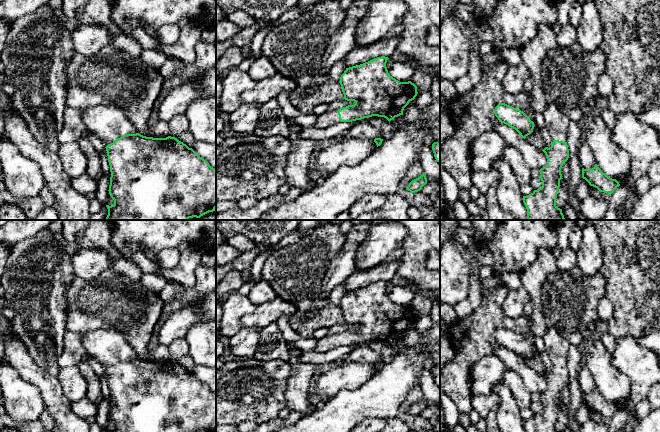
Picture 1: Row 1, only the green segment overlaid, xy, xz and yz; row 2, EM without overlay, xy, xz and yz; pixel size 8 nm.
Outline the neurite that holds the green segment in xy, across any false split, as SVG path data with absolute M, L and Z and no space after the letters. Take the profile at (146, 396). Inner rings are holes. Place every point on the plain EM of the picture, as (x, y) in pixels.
M115 329L81 333L85 354L99 361L110 389L109 418L114 428L107 432L216 432L216 393L192 372L175 361L146 361L138 357L123 332Z

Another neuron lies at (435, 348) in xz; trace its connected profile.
M433 341L433 343L430 344L430 347L432 350L432 362L434 366L440 367L440 347L435 341Z

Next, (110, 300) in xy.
M111 269L91 279L75 277L67 290L68 315L66 330L86 333L115 329L123 332L139 357L148 354L148 344L162 312L166 309L160 293L144 288L139 281L118 274Z

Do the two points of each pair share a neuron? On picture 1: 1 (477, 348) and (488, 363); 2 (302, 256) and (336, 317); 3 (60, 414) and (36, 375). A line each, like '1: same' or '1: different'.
1: different
2: same
3: same

